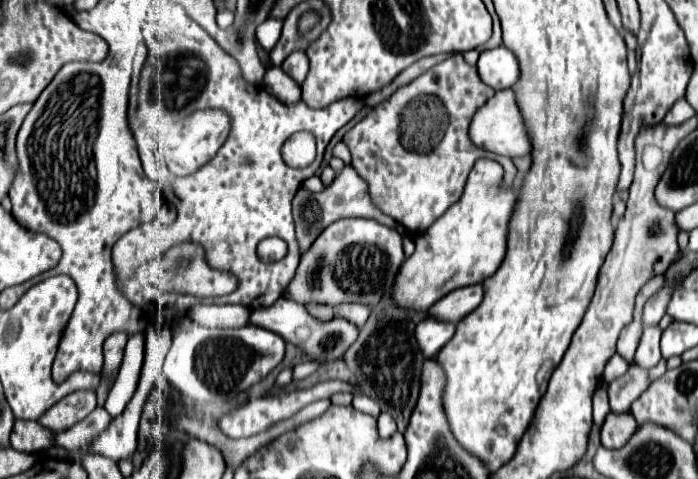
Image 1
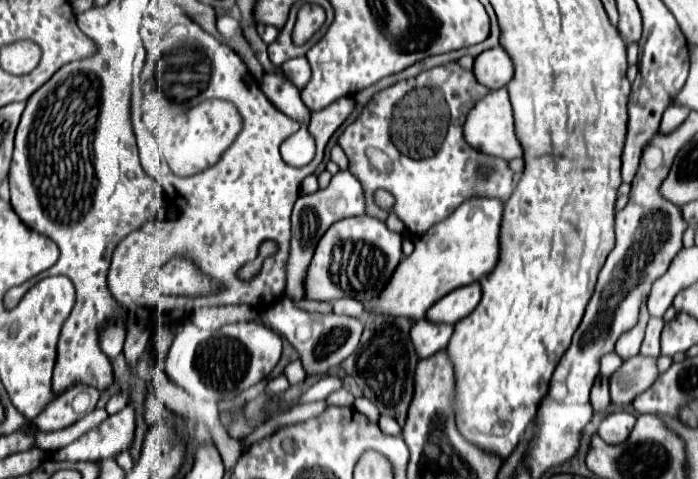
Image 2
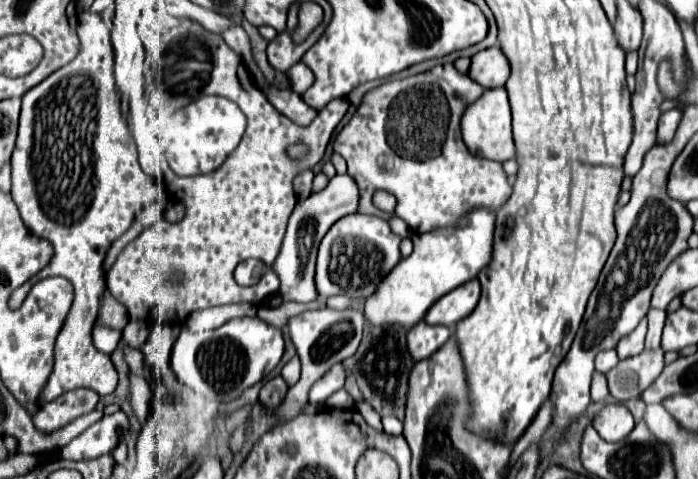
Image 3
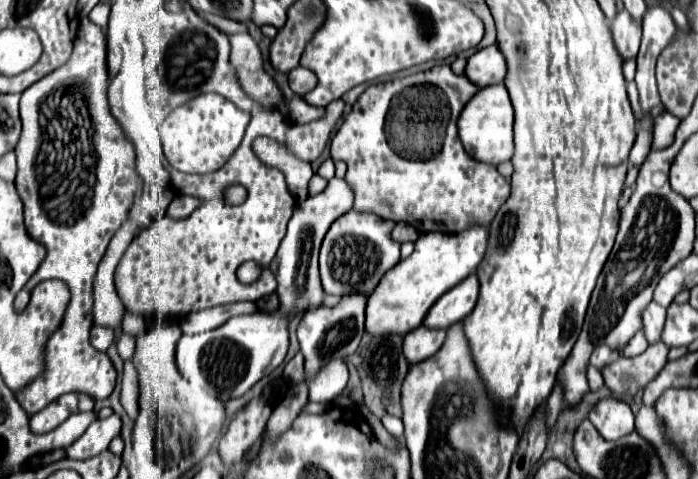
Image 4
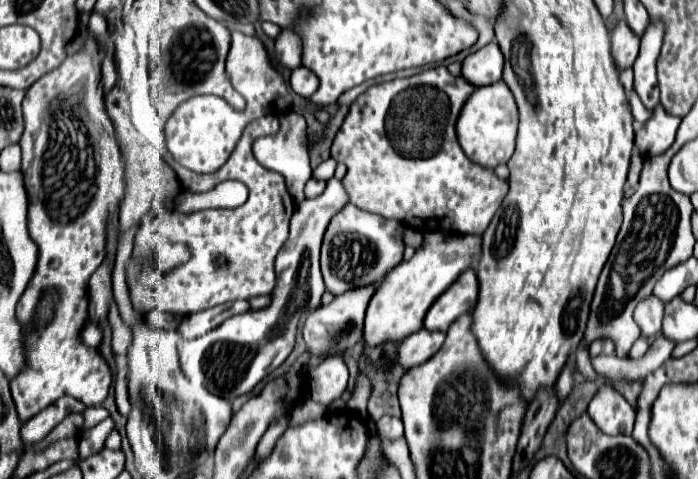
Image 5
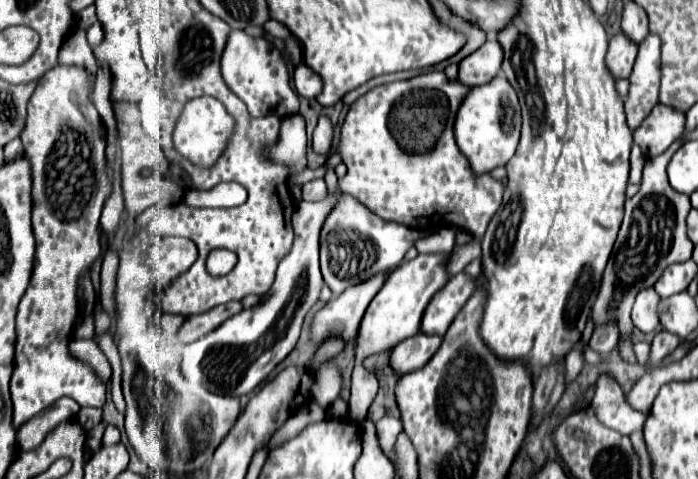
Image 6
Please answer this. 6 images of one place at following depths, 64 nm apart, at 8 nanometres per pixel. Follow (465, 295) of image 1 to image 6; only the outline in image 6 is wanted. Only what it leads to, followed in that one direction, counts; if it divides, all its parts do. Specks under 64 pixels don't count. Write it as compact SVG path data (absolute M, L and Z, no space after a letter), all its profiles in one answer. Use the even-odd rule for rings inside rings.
M466 272L452 276L452 280L448 280L448 284L444 284L444 288L436 292L436 296L432 296L428 308L424 310L420 332L428 336L432 334L444 336L454 316L460 312L460 308L464 306L468 296L474 292L474 288L476 288L476 282Z

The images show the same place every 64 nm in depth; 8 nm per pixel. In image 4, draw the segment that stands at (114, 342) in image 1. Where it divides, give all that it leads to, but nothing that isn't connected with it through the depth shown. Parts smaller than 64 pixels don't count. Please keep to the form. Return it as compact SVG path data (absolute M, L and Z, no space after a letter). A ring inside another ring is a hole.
M92 326L90 330L90 344L100 350L100 352L106 352L106 348L112 344L114 340L114 332L110 328L104 328L104 326Z

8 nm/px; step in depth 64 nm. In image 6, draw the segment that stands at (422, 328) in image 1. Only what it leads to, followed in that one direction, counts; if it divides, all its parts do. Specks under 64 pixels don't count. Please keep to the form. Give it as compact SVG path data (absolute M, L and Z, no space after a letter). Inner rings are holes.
M418 332L416 336L400 342L390 352L390 366L398 376L404 376L408 372L414 372L422 368L432 354L438 350L442 338L440 336L426 336Z

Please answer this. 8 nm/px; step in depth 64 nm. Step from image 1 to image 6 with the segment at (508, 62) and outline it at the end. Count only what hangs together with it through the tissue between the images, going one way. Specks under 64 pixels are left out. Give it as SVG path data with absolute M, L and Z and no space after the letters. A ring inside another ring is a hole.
M486 40L476 52L458 64L458 82L468 88L488 84L502 66L502 48L498 40Z

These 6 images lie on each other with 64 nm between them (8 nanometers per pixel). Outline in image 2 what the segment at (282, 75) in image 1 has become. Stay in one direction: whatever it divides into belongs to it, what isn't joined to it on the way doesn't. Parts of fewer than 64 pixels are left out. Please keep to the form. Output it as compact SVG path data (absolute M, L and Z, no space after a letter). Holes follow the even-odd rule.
M266 74L260 82L260 90L266 94L266 98L286 116L300 122L302 128L310 122L310 110L300 100L300 90L294 88L294 84L278 74Z

